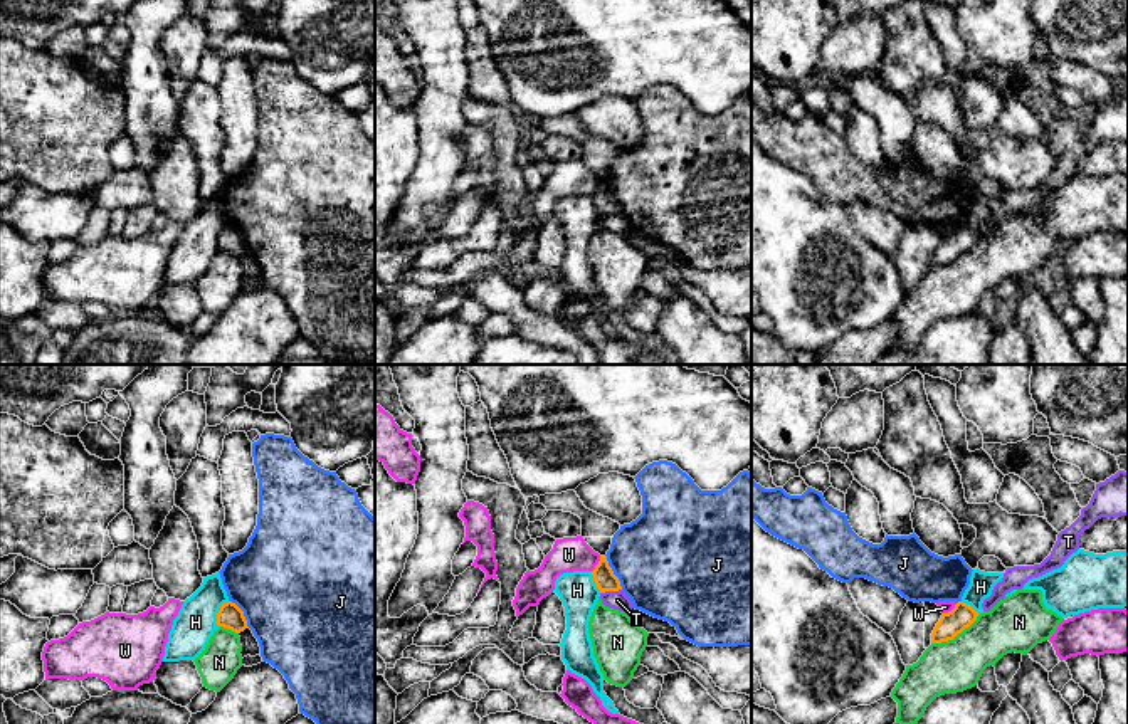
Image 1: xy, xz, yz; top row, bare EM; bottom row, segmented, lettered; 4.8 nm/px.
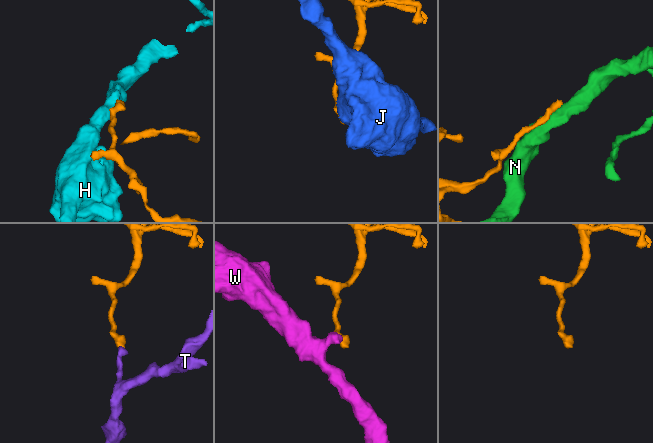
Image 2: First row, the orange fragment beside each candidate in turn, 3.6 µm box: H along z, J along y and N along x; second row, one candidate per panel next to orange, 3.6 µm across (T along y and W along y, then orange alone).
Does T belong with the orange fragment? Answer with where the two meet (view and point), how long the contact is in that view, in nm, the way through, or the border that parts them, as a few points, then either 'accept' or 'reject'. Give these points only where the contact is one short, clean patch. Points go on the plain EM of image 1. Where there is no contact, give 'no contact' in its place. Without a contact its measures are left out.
meets orange in xz at (611, 214); contact 110 nm long; border along xz (621, 212), (600, 217); reject

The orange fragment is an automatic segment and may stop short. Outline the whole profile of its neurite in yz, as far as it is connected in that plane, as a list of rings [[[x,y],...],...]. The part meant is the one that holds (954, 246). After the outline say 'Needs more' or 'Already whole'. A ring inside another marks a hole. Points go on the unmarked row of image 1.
[[[958,225],[951,235],[941,239],[931,257],[931,267],[953,264],[958,257],[968,252],[977,240],[978,237],[970,228]]]. Already whole

